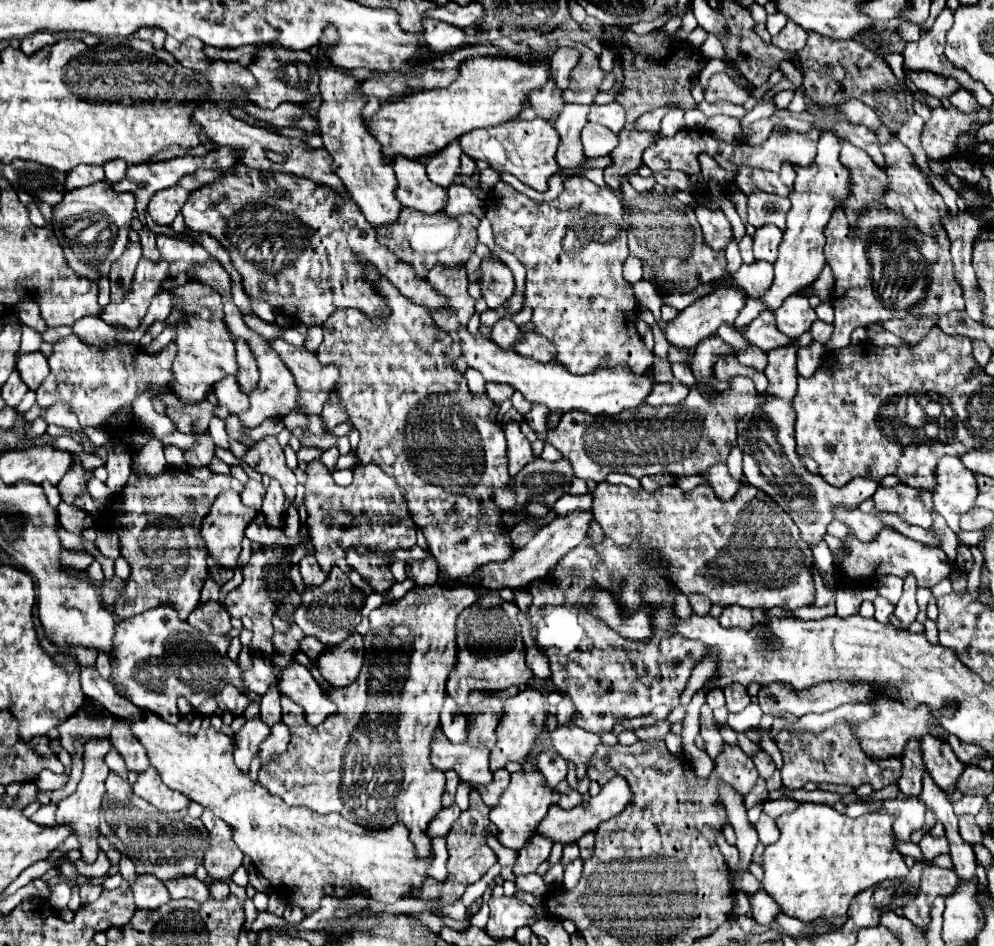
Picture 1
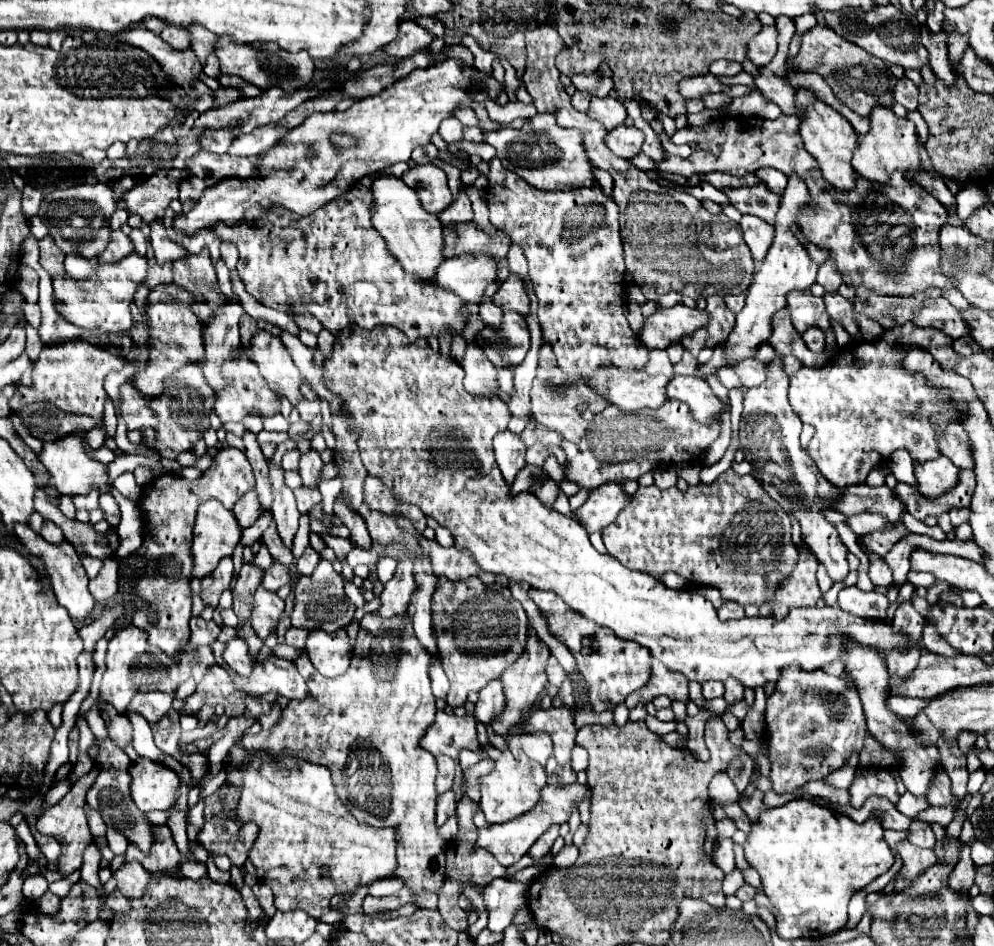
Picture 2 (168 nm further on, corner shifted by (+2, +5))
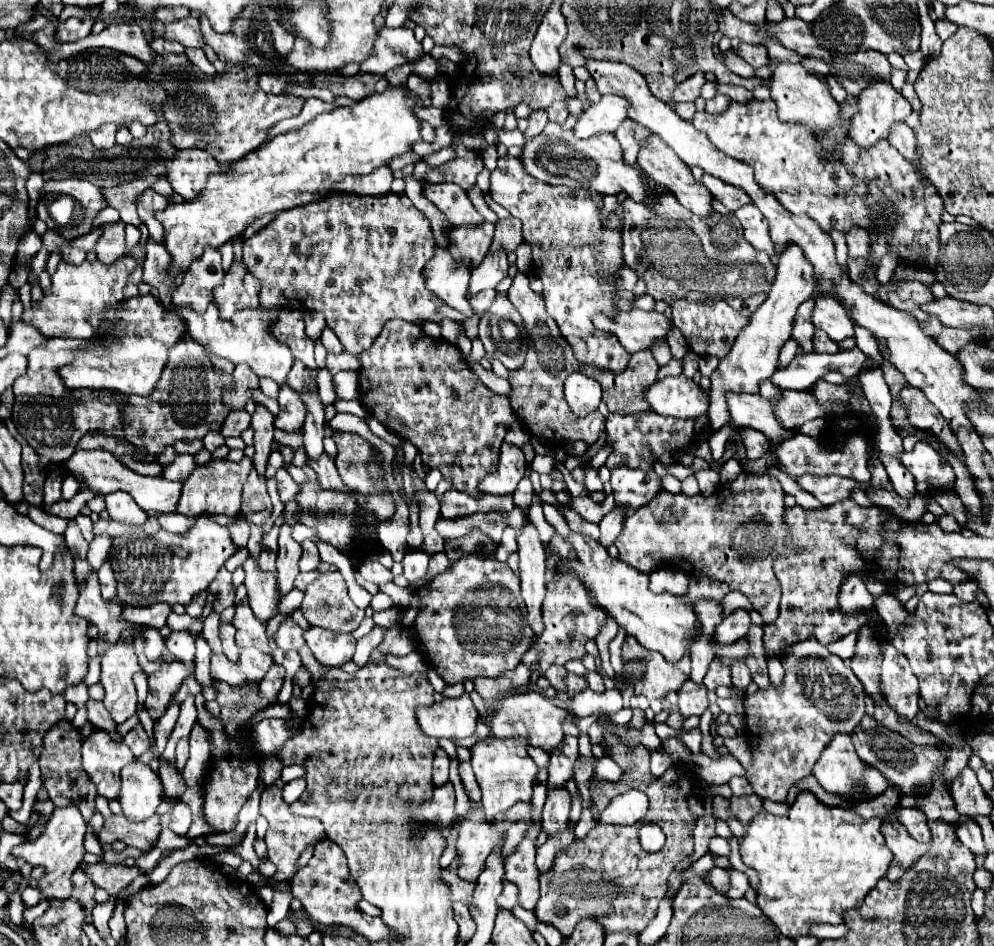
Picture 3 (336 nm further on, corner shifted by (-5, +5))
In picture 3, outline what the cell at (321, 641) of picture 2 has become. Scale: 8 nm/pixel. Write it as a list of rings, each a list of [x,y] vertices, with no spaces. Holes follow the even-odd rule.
[[[310,627],[304,631],[304,639],[314,657],[326,667],[342,667],[352,659],[356,647],[356,639],[350,633],[332,635],[332,631],[324,631],[322,627]]]

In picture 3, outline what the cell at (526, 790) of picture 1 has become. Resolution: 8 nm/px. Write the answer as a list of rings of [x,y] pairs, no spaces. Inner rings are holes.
[[[524,737],[514,739],[492,739],[488,743],[476,743],[472,749],[472,769],[482,791],[482,805],[486,817],[504,813],[518,801],[532,799],[532,785],[536,781],[538,767],[528,755],[528,741]]]

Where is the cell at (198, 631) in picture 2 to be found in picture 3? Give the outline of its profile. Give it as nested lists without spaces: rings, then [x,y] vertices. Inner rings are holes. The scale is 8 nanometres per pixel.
[[[198,633],[196,635],[196,659],[194,659],[196,673],[194,673],[194,677],[202,685],[202,695],[206,697],[206,701],[214,699],[214,687],[212,687],[212,679],[210,679],[210,655],[212,655],[212,649],[210,649],[208,641]]]

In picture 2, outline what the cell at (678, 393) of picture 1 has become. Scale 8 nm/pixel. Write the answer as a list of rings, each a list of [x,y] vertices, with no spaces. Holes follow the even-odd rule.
[[[673,377],[667,395],[669,399],[687,403],[699,423],[719,419],[725,409],[725,405],[713,395],[707,381],[699,377]]]

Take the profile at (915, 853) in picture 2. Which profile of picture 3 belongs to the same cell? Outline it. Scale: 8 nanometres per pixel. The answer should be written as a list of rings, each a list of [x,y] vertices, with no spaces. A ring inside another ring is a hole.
[[[884,823],[882,833],[888,841],[890,851],[894,853],[886,877],[889,881],[895,882],[904,875],[912,863],[916,863],[916,859],[924,855],[924,851],[928,851],[928,845],[912,839],[902,823]]]

